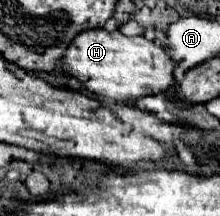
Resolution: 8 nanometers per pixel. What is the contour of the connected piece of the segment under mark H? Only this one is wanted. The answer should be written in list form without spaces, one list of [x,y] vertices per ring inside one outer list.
[[[81,31],[73,43],[69,43],[63,55],[63,71],[75,77],[85,89],[103,101],[129,101],[141,99],[149,93],[163,93],[175,83],[175,61],[167,57],[165,47],[157,47],[143,35],[127,37],[115,31]]]

